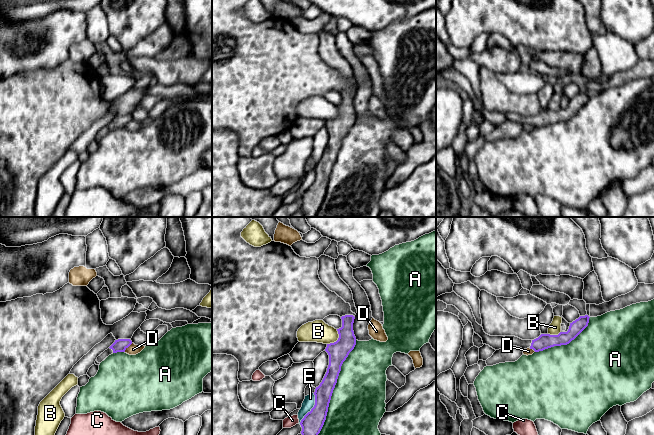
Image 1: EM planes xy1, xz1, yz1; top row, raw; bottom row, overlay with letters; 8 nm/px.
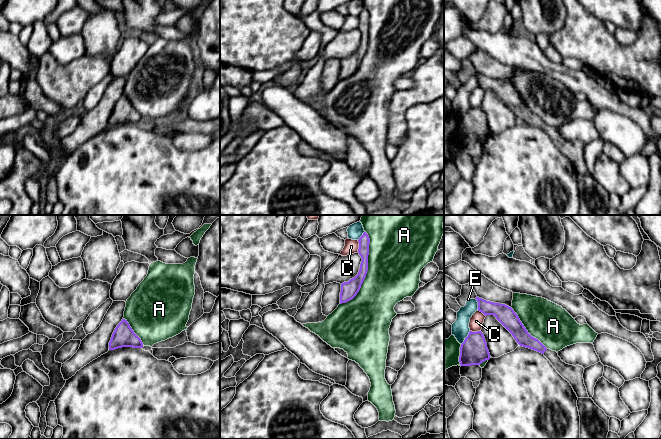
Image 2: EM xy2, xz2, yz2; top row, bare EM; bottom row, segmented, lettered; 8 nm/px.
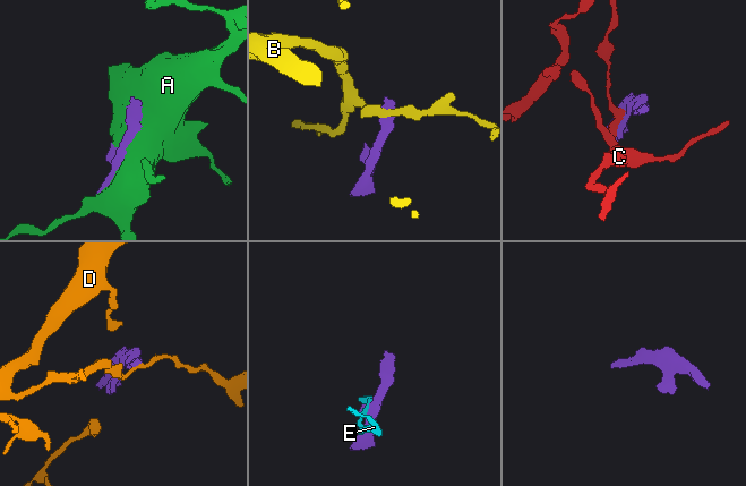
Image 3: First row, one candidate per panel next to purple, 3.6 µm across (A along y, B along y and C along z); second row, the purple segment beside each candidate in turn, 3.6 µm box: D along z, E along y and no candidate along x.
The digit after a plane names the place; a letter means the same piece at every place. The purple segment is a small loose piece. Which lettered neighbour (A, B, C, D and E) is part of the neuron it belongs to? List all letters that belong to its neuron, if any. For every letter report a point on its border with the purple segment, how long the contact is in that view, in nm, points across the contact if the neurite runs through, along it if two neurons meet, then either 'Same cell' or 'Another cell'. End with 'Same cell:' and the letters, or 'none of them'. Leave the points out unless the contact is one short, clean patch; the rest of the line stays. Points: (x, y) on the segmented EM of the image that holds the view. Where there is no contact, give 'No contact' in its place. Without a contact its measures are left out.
A: Touches purple at xz1 (334, 387). Shared border 800 nm. Another cell
B: Touches purple at xz1 (338, 339). Shared border 150 nm. Boundary: xz1 (337, 329), (338, 338), (327, 344). Another cell
C: Touches purple at xz2 (359, 246). Shared border 100 nm. Boundary: xz2 (357, 240), (358, 251). Another cell
D: Touches purple at xy1 (128, 346). Shared border 100 nm. Boundary: xy1 (132, 343), (124, 351). Another cell
E: Touches purple at xz1 (312, 408). Shared border 280 nm. Boundary: xz1 (314, 393), (314, 406), (299, 423). Another cell
Same cell: none of them

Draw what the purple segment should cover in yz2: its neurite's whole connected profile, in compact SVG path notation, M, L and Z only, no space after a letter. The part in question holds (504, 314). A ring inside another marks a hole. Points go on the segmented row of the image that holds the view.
M475 298L478 302L478 311L485 316L494 315L496 319L512 334L516 342L523 347L542 353L553 365L556 371L572 386L578 398L589 398L584 384L582 366L569 365L561 360L556 351L547 349L538 339L532 337L514 310L500 303Z

